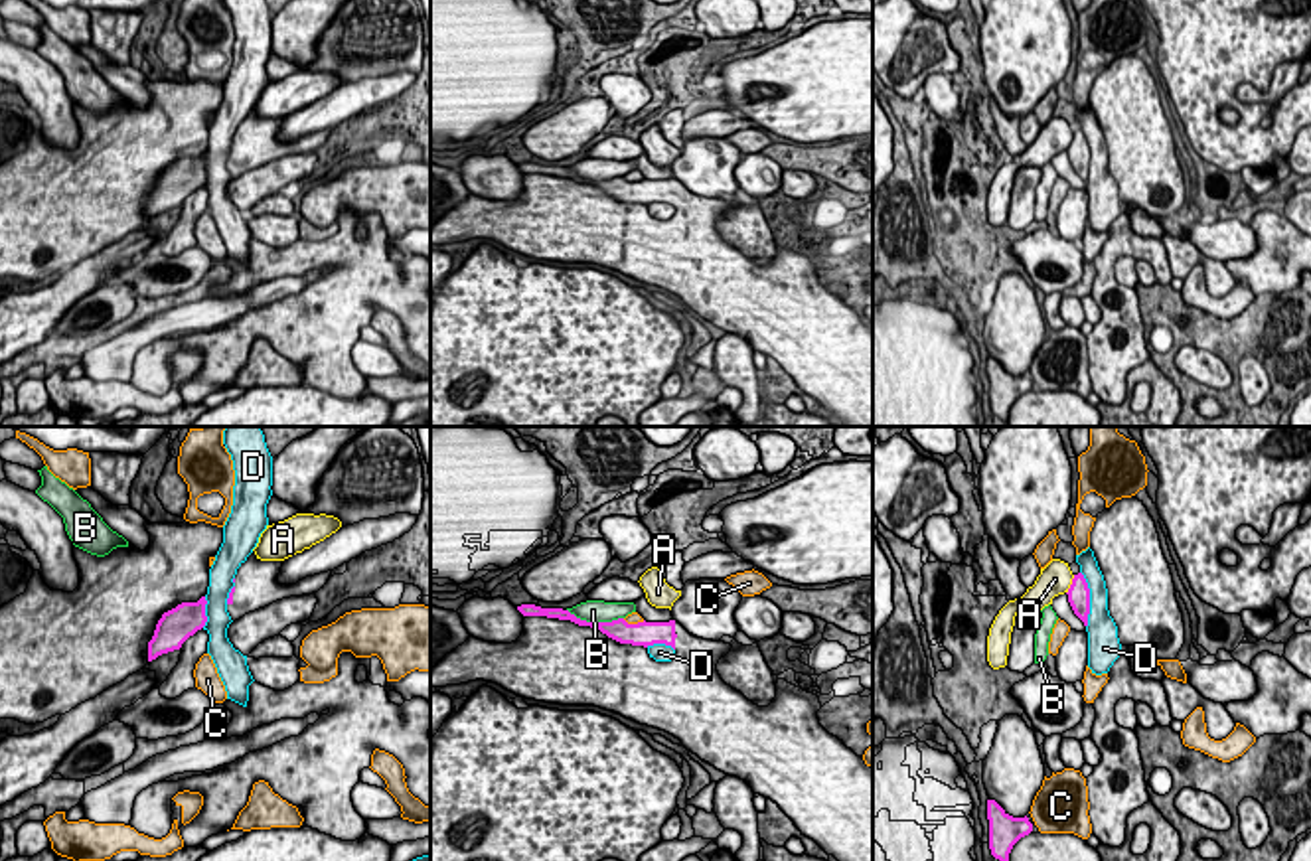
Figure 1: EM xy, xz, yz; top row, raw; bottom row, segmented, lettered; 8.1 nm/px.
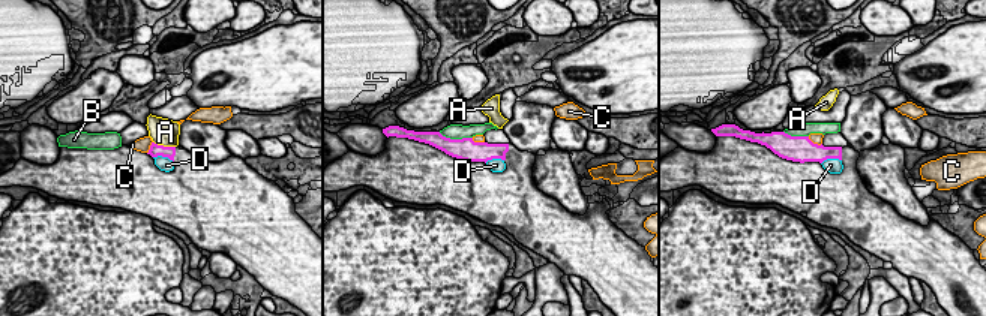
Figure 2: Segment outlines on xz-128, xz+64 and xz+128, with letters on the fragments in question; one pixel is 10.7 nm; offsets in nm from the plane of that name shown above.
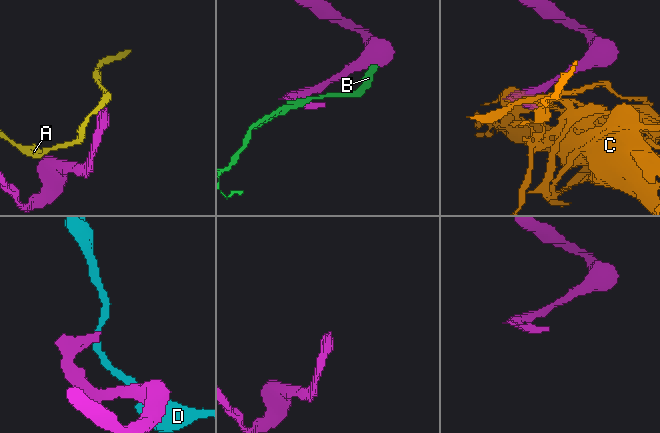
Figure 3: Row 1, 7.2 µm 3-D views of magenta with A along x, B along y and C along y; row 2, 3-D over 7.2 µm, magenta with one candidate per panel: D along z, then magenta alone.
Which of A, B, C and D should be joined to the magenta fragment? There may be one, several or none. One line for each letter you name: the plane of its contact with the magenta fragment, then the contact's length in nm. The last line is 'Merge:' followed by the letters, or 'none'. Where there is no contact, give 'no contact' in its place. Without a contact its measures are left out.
Merge: none

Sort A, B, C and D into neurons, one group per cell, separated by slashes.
A / B C / D

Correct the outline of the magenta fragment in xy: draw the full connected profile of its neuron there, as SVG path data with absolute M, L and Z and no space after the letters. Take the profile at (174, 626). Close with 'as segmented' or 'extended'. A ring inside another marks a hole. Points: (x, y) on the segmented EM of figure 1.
M201 596L197 602L182 602L164 612L156 624L152 640L148 642L148 662L180 650L190 636L201 630L207 622L205 604L207 600Z | as segmented

